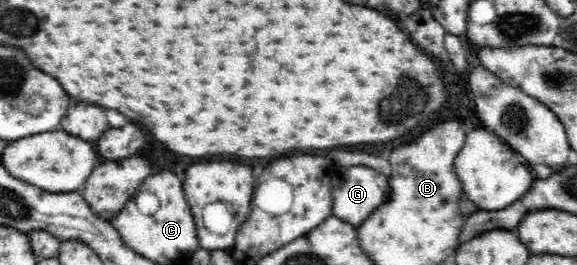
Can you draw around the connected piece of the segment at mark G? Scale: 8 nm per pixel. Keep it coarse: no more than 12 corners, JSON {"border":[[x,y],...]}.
{"border":[[338,170],[332,215],[355,227],[388,199],[387,176]]}

